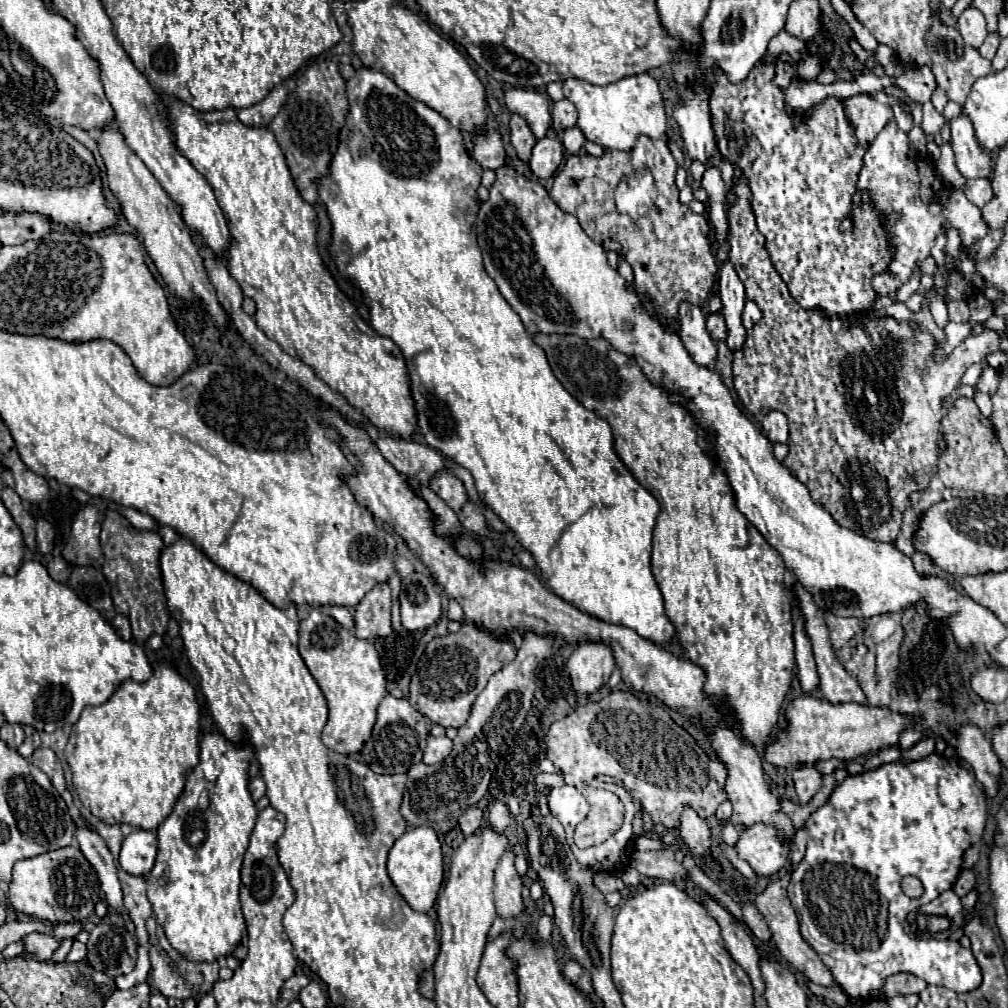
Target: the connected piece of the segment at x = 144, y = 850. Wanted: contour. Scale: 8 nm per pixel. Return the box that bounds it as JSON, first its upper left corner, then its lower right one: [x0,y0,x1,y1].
[118,828,158,876]

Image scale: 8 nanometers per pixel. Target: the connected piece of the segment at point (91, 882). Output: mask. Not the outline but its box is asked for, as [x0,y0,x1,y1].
[8,846,100,924]

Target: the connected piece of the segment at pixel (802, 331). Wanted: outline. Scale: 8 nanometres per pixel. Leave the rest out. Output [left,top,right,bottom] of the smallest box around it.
[728,176,1000,542]

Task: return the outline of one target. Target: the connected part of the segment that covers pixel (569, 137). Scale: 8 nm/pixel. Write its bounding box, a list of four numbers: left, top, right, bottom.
[558,126,586,154]

